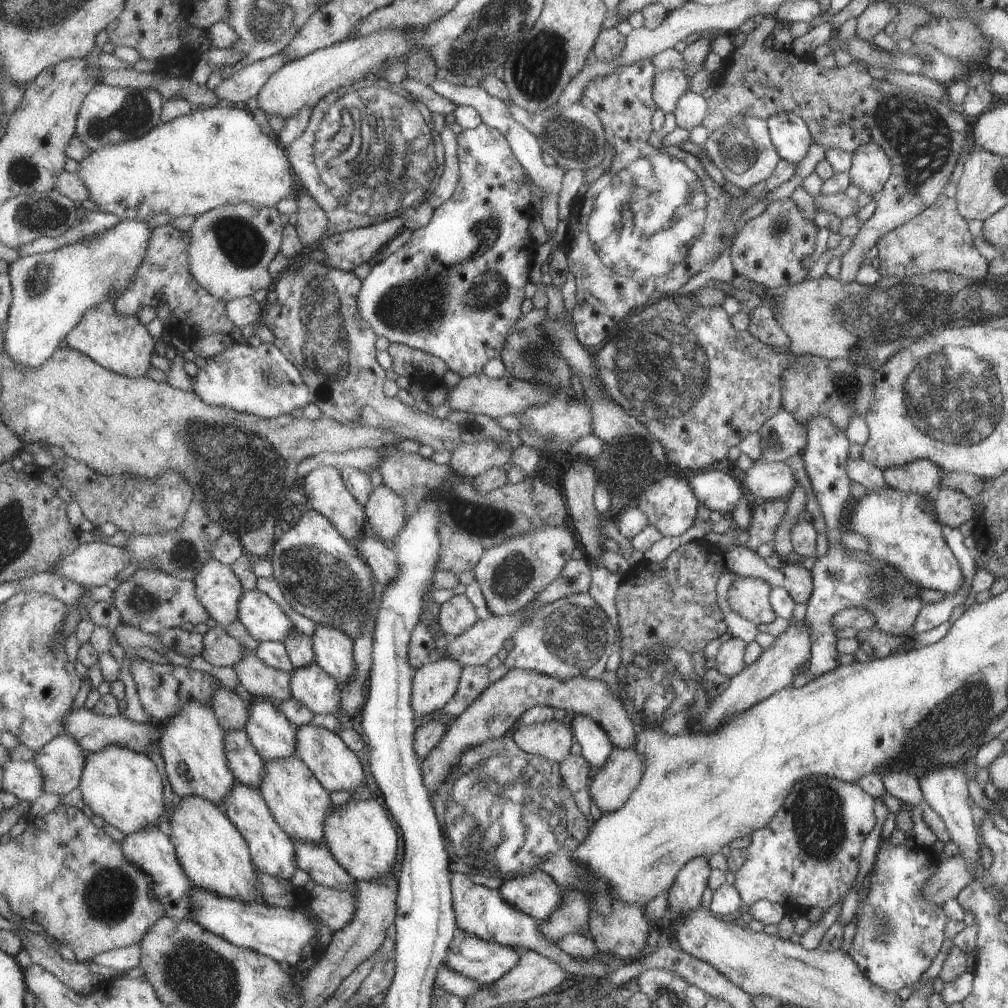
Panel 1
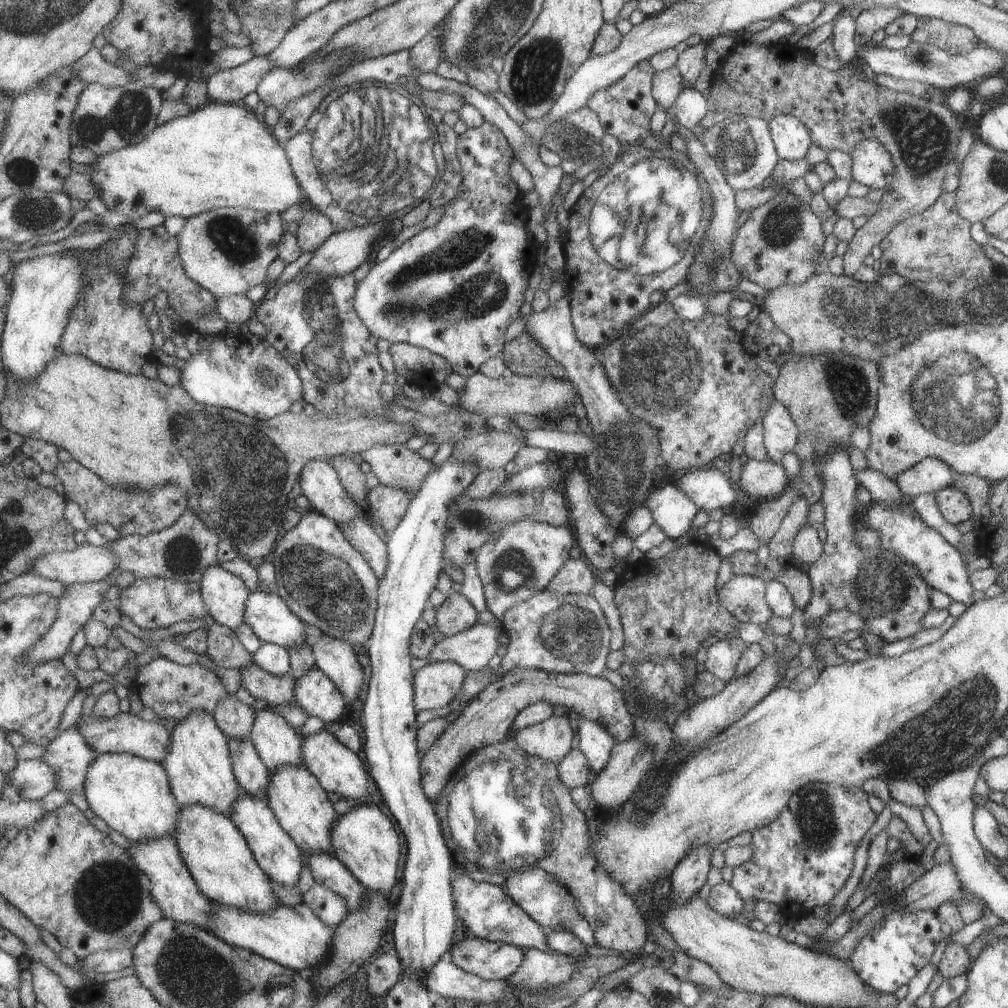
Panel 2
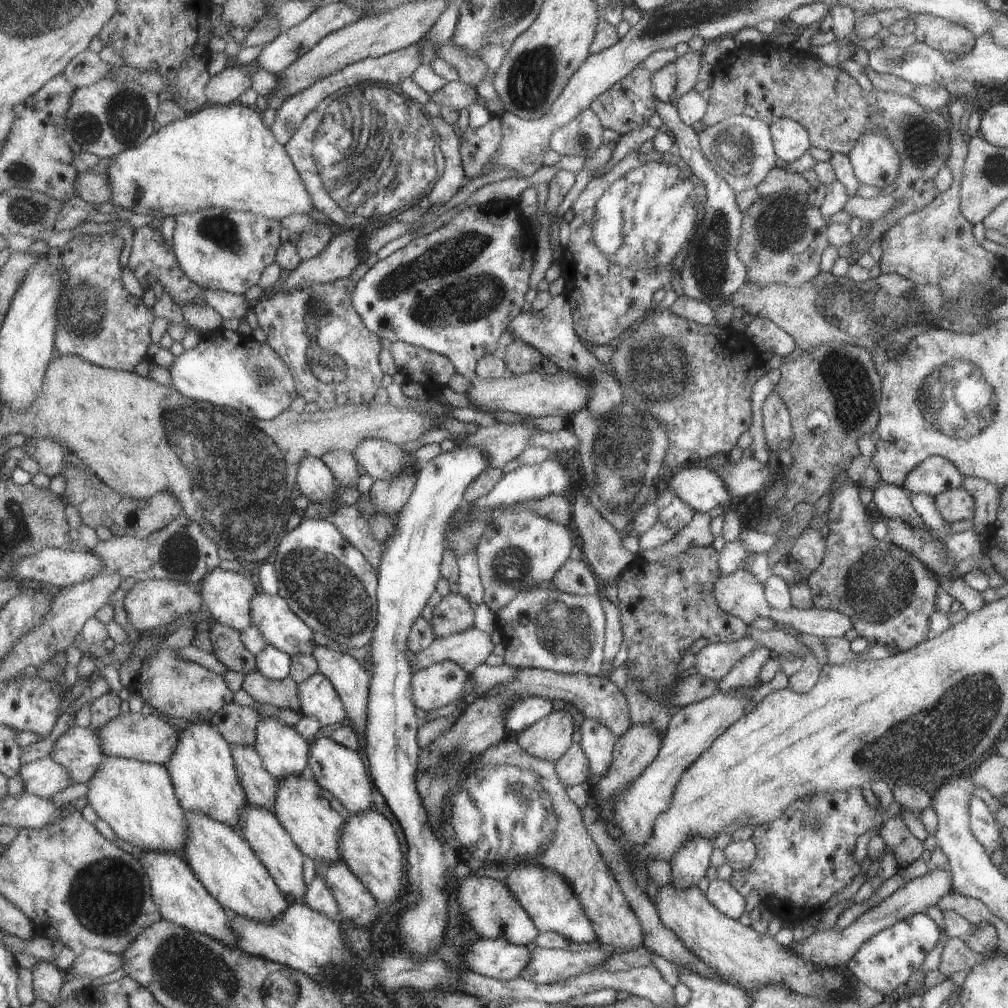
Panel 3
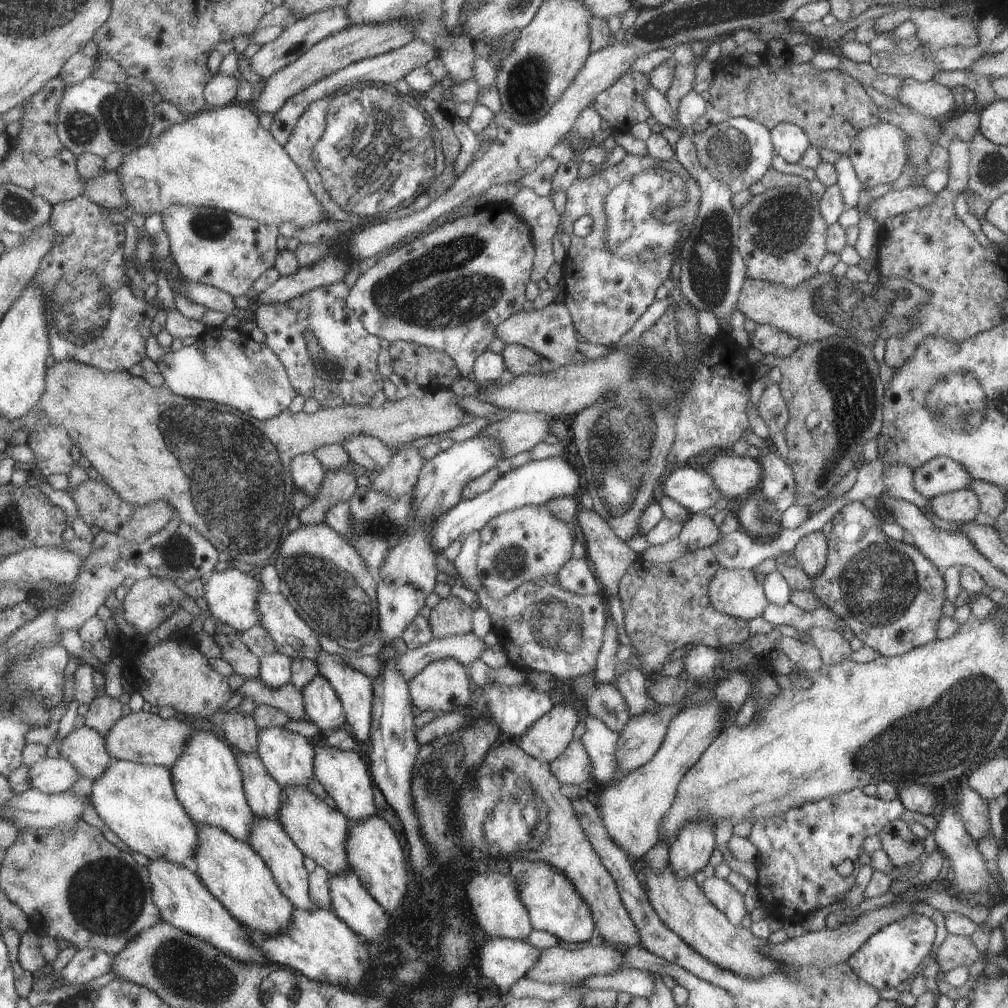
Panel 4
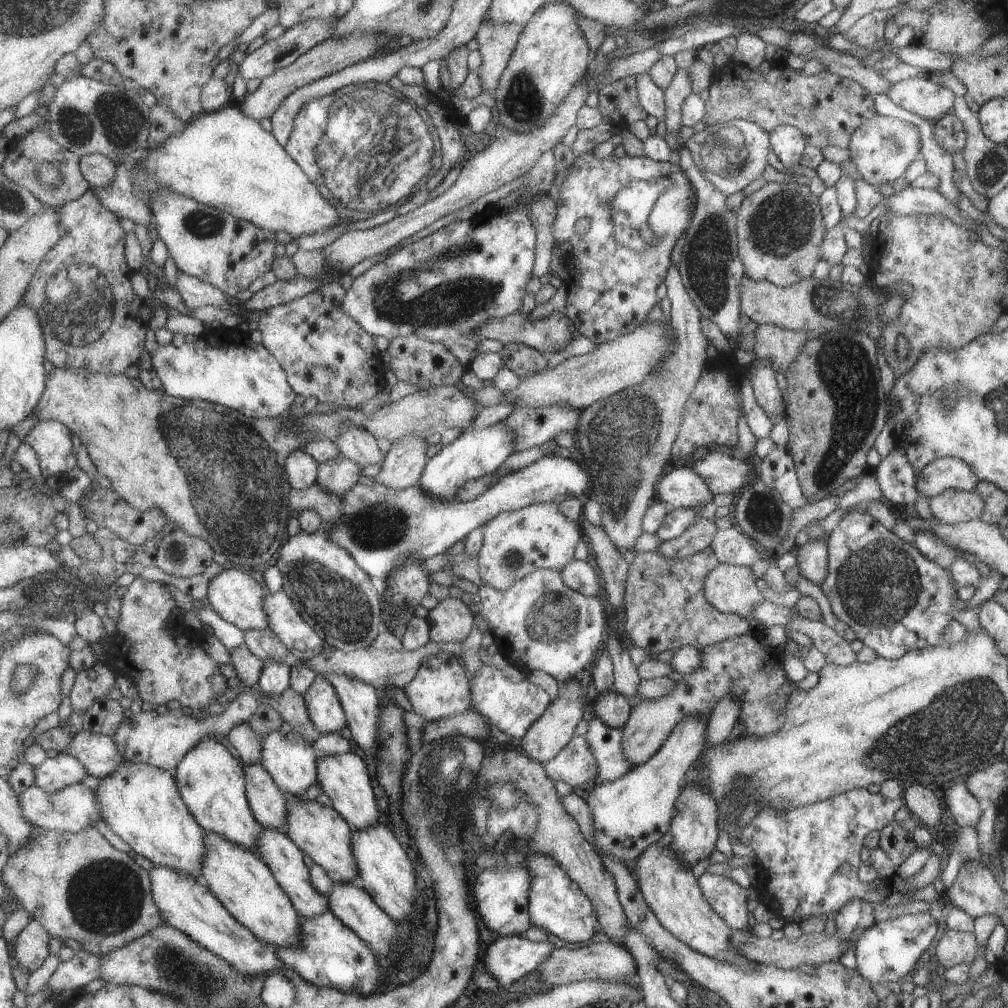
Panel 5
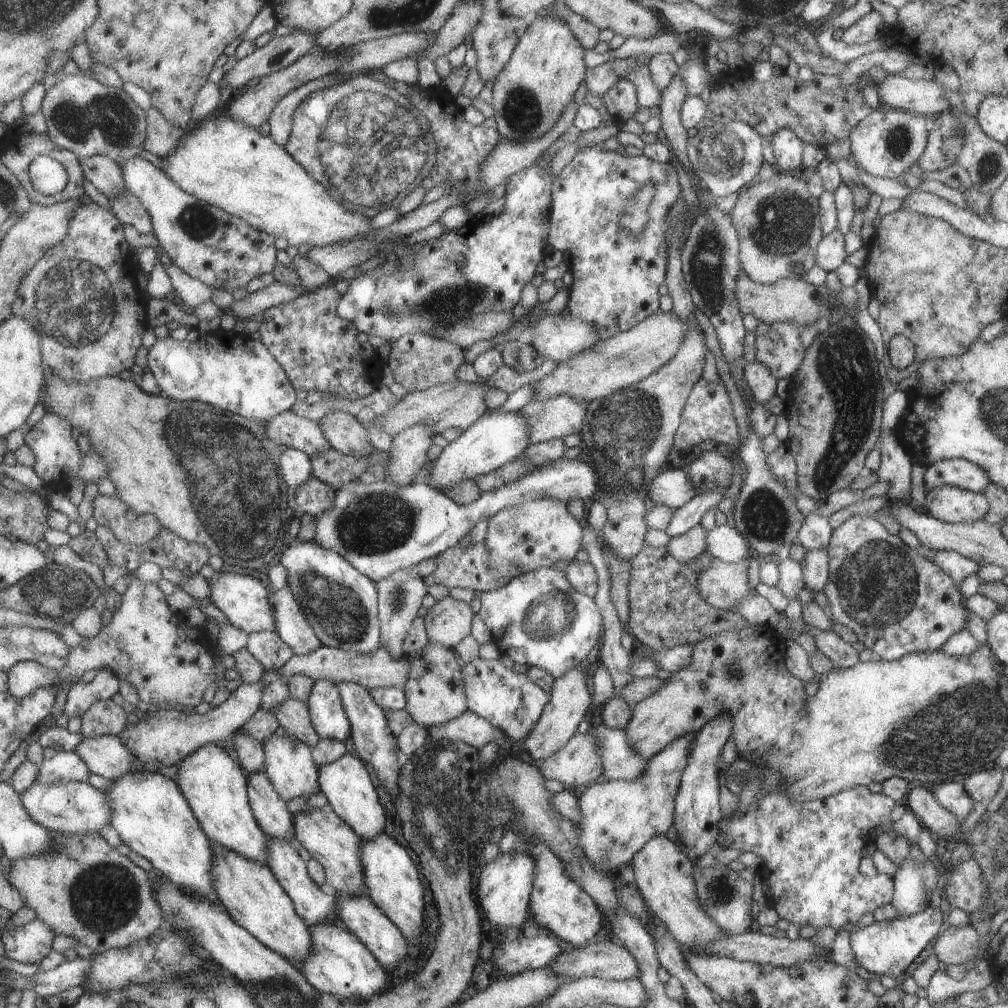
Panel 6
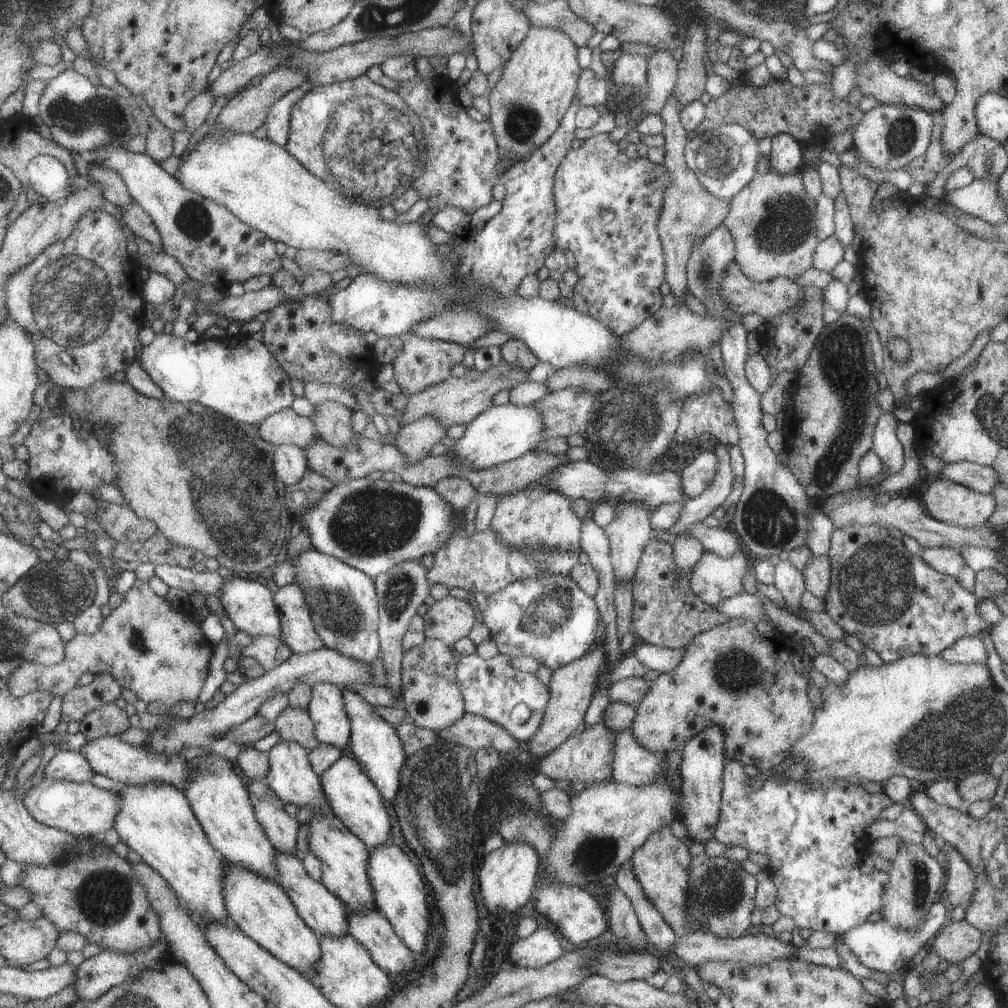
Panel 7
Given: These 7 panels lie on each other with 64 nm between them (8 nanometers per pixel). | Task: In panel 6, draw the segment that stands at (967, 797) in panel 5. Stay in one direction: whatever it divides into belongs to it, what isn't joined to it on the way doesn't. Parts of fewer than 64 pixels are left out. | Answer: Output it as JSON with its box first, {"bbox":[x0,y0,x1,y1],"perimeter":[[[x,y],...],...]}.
{"bbox":[932,779,975,822],"perimeter":[[[960,779],[935,785],[932,792],[936,800],[939,800],[939,803],[943,805],[944,808],[955,813],[962,822],[966,820],[966,817],[972,812],[972,808],[974,808],[975,800],[967,795]]]}

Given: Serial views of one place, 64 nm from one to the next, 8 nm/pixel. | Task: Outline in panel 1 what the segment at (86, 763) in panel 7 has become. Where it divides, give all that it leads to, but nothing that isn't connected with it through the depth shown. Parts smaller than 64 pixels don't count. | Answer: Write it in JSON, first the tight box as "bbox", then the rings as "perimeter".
{"bbox":[4,760,46,802],"perimeter":[[[36,760],[30,761],[14,761],[5,767],[4,789],[7,792],[14,792],[22,801],[36,802],[39,797],[46,792],[46,774],[44,768],[40,768],[40,764],[36,764]]]}

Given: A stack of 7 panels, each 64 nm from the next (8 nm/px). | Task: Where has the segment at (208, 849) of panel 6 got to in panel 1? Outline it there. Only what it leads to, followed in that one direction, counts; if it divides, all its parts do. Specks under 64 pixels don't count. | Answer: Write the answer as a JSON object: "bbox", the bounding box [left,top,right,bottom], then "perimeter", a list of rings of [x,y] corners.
{"bbox":[81,744,166,836],"perimeter":[[[114,744],[104,748],[104,751],[90,754],[81,788],[93,812],[126,836],[148,826],[158,828],[164,820],[166,804],[162,776],[146,754],[138,754],[132,748]]]}

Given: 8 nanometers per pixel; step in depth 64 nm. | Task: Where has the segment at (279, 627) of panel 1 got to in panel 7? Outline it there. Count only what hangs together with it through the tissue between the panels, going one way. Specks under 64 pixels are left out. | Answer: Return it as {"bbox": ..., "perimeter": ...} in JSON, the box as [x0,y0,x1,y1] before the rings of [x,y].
{"bbox":[274,582,324,654],"perimeter":[[[296,582],[282,586],[274,594],[274,602],[280,612],[282,636],[280,639],[291,653],[307,654],[324,647],[322,638],[314,628],[310,604],[306,602],[302,586]]]}

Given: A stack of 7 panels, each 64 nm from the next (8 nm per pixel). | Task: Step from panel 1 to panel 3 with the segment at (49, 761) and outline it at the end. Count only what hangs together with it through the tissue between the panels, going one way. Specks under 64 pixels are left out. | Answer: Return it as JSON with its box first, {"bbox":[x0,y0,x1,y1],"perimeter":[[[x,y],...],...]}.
{"bbox":[50,726,108,783],"perimeter":[[[90,726],[72,727],[64,733],[57,739],[50,757],[68,768],[74,783],[90,783],[108,755],[98,733]]]}

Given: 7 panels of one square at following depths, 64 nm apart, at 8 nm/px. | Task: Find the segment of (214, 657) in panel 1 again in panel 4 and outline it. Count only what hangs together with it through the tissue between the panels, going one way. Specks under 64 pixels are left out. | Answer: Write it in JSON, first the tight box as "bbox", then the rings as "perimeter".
{"bbox":[215,633,260,679],"perimeter":[[[215,633],[215,643],[221,648],[221,658],[233,668],[233,672],[246,679],[258,678],[260,659],[235,634]]]}

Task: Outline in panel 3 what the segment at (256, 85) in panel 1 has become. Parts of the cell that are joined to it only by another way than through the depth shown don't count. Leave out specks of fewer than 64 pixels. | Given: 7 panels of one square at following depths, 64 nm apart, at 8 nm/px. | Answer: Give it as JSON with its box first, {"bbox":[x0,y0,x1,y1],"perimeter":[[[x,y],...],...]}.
{"bbox":[207,65,251,105],"perimeter":[[[242,65],[226,66],[207,82],[207,100],[214,105],[234,103],[248,88],[251,88],[251,76],[247,68]]]}

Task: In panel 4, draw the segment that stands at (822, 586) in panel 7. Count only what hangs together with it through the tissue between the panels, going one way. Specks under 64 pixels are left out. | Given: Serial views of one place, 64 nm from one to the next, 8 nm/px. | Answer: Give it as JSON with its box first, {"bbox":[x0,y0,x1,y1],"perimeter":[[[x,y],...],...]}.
{"bbox":[791,531,827,577],"perimeter":[[[814,531],[803,536],[791,554],[797,560],[797,567],[810,577],[822,572],[827,559],[827,540],[822,531]]]}

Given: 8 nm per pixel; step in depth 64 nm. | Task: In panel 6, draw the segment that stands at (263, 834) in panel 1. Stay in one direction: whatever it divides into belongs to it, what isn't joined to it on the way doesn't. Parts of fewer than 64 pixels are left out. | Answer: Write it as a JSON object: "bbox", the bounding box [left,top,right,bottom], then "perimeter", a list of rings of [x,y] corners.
{"bbox":[266,838,341,926],"perimeter":[[[268,838],[266,865],[275,873],[275,878],[279,880],[279,883],[288,893],[288,896],[291,896],[291,899],[294,901],[295,911],[303,917],[309,926],[321,923],[322,921],[341,923],[338,920],[337,911],[335,910],[335,896],[325,893],[323,889],[312,880],[307,865],[300,857],[294,841]]]}

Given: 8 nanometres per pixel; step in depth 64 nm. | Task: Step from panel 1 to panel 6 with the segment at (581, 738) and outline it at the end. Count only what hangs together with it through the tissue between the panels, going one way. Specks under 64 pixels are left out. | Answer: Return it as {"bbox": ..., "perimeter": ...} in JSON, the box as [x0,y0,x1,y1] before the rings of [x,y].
{"bbox":[595,723,648,780],"perimeter":[[[604,723],[597,724],[595,741],[605,764],[602,779],[632,780],[640,776],[648,766],[648,760],[631,747],[624,729],[611,729]]]}

